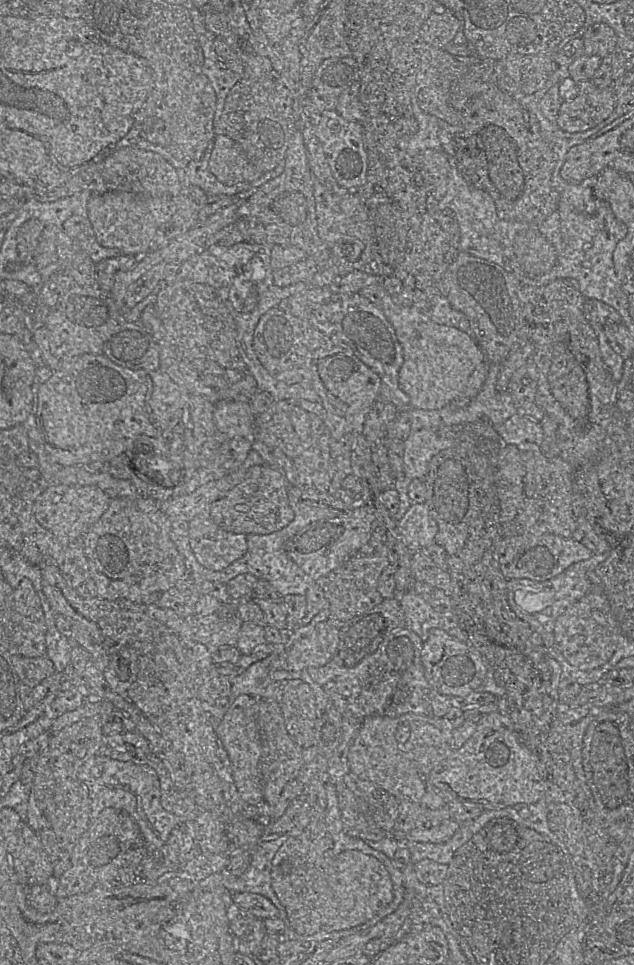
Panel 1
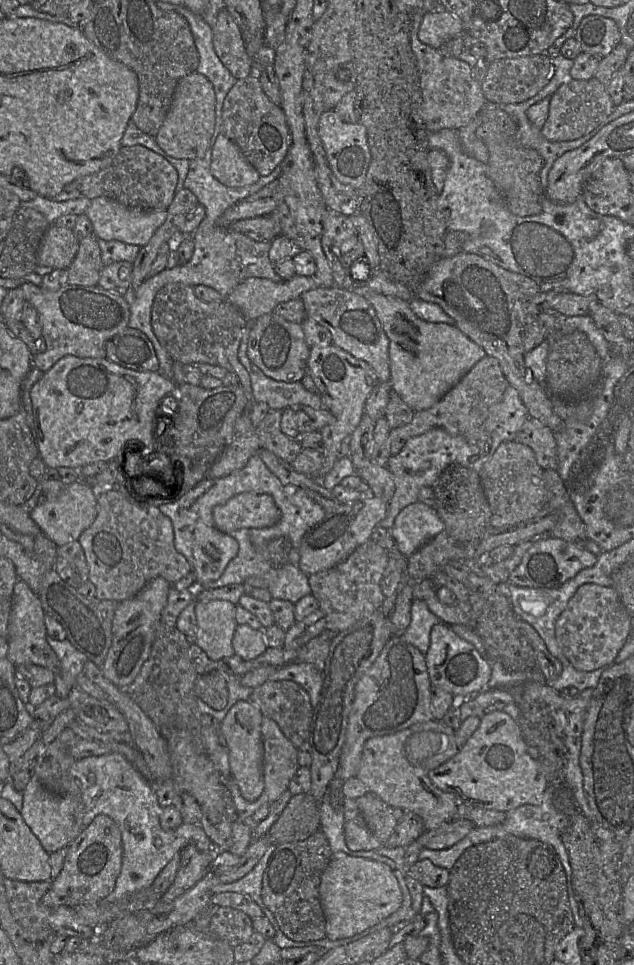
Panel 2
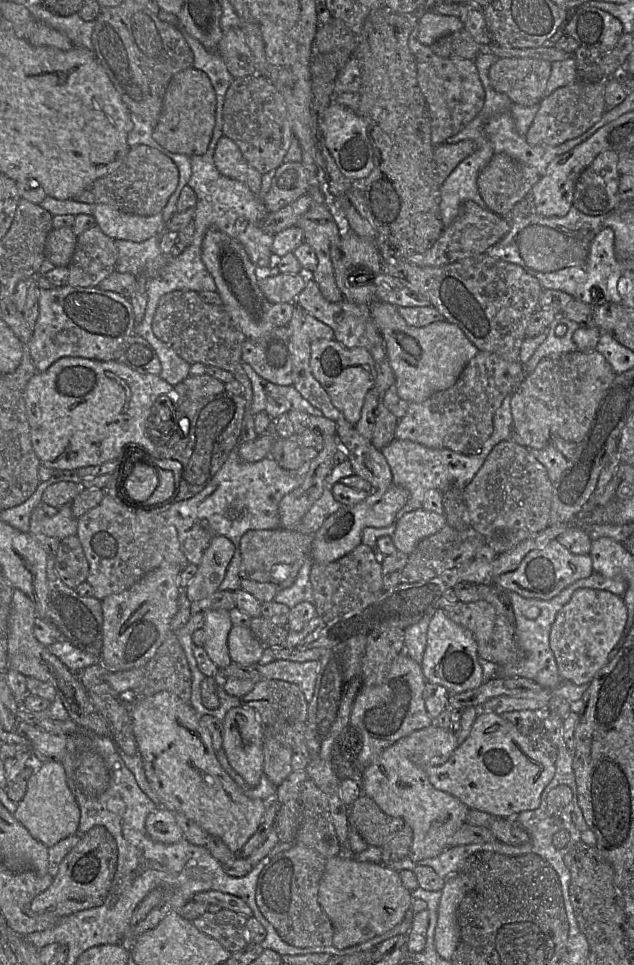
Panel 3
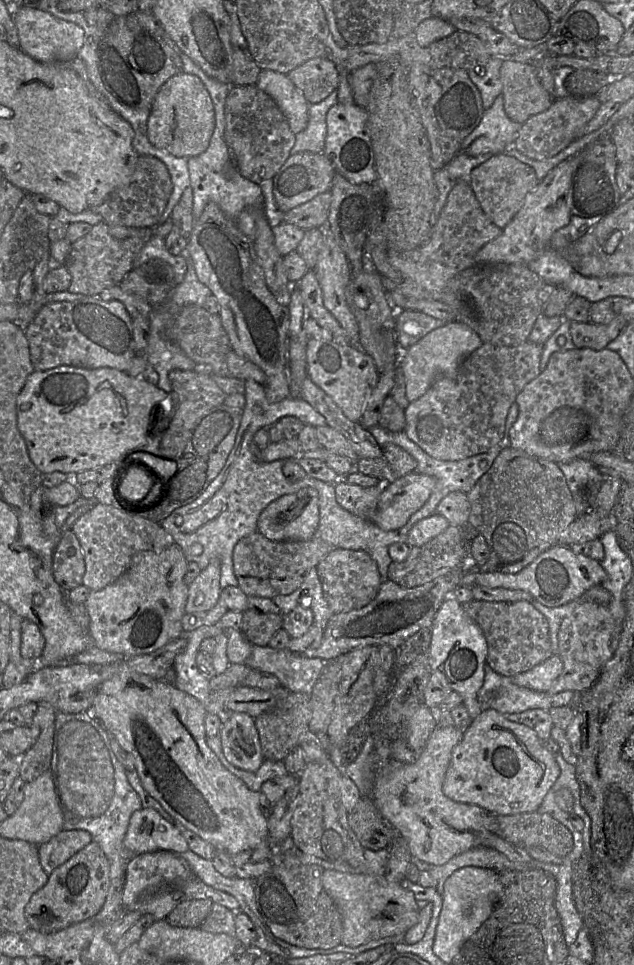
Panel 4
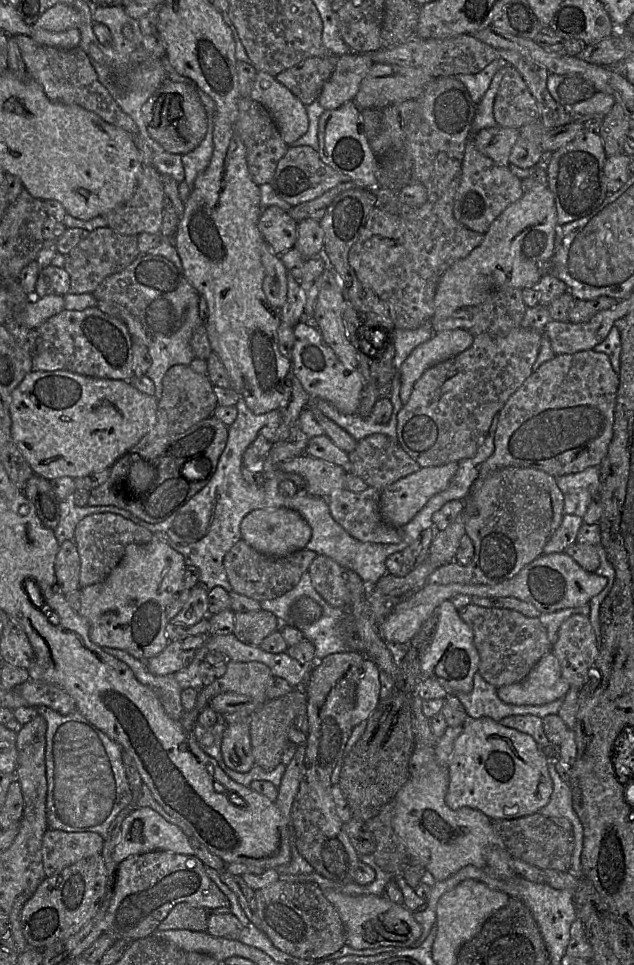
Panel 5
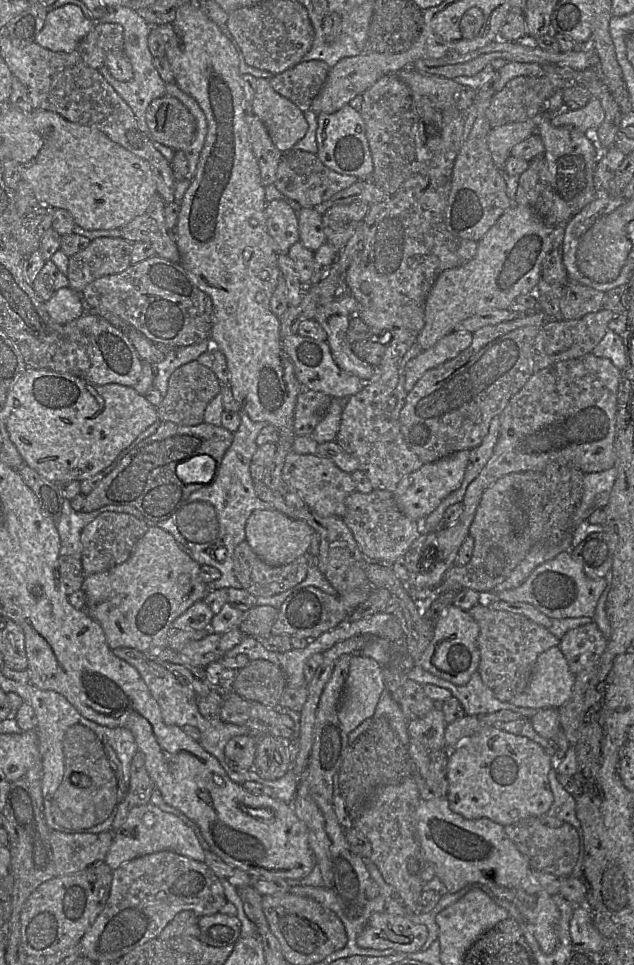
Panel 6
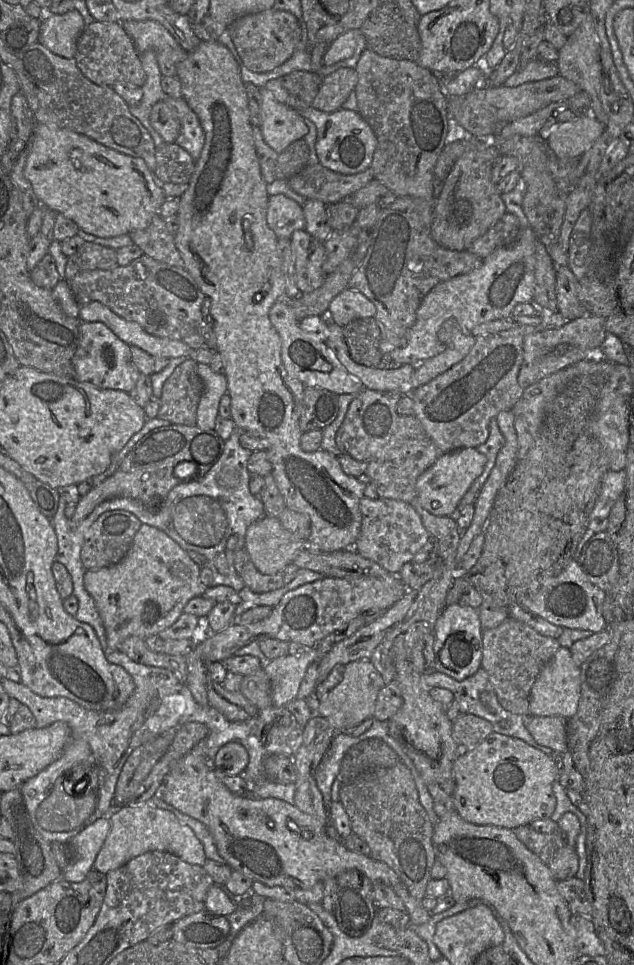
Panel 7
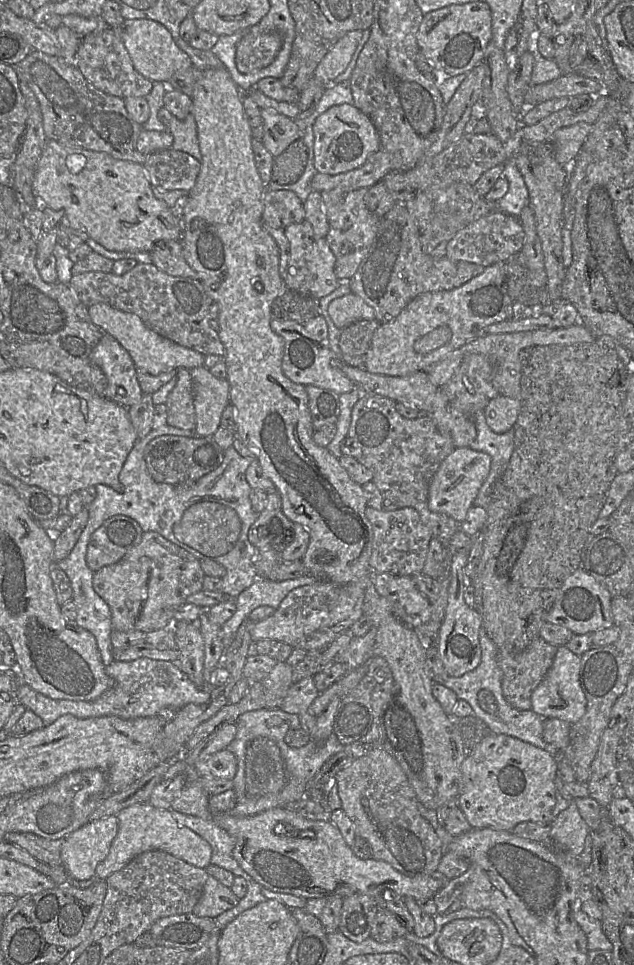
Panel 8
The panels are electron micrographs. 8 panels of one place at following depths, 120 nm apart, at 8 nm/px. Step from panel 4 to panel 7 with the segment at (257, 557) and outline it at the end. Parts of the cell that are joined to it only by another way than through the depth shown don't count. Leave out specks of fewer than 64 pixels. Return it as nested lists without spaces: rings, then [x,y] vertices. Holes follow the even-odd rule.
[[[246,548],[236,552],[234,566],[245,586],[255,593],[264,593],[282,588],[295,578],[299,570],[294,563],[291,563],[276,574],[262,574],[251,561]]]

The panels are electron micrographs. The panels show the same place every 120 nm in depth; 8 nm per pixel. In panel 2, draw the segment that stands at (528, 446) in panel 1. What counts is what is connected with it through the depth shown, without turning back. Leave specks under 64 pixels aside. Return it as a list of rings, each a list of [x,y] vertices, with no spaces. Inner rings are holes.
[[[529,417],[514,438],[534,452],[538,464],[545,469],[557,468],[557,445],[554,433],[540,422]]]

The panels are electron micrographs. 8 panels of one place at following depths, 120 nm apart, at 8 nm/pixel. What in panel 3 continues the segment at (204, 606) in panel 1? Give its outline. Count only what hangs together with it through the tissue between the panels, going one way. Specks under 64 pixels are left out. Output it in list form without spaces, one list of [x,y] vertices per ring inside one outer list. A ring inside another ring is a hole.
[[[206,610],[203,613],[203,630],[206,632],[203,648],[219,669],[226,668],[232,663],[228,647],[232,627],[230,613],[227,610]]]

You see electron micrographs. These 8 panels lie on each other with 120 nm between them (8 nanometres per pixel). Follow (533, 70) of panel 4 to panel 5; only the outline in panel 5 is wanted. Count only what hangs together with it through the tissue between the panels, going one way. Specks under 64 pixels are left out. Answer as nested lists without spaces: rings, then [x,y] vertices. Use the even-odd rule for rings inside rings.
[[[511,65],[505,66],[506,73],[494,101],[493,114],[498,126],[520,129],[540,119],[540,111],[519,71]]]

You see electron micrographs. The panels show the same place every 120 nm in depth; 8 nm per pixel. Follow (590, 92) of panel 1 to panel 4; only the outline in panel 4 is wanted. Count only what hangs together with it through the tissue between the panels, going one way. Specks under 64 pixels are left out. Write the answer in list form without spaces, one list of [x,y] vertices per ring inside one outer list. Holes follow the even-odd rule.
[[[568,95],[564,98],[554,99],[547,110],[530,117],[522,124],[513,146],[530,159],[548,159],[582,137],[582,129],[594,117],[601,104],[596,95],[588,97]]]

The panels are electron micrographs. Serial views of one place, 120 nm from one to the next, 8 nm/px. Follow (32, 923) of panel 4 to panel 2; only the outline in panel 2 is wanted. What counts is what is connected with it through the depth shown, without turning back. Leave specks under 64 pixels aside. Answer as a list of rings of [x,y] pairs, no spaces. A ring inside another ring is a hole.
[[[97,815],[67,846],[63,867],[59,875],[52,879],[49,890],[41,898],[41,904],[50,908],[75,908],[101,902],[115,887],[121,871],[122,856],[122,837],[118,825],[107,815]]]

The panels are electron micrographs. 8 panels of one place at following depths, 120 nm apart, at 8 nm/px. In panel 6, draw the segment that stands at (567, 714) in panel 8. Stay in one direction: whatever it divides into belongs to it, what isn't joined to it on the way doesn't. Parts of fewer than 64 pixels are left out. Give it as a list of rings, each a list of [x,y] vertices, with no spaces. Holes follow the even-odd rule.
[[[558,646],[542,652],[525,689],[509,701],[520,708],[560,708],[570,698],[574,675]]]

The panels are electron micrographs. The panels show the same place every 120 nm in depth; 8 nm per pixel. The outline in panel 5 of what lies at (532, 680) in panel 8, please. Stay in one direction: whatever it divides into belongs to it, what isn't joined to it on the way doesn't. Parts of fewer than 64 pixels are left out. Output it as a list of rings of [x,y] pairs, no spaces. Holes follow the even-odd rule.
[[[469,604],[459,610],[462,620],[474,634],[474,644],[480,655],[478,671],[497,689],[524,680],[537,662],[552,651],[546,628],[538,618],[503,608],[482,607]]]

